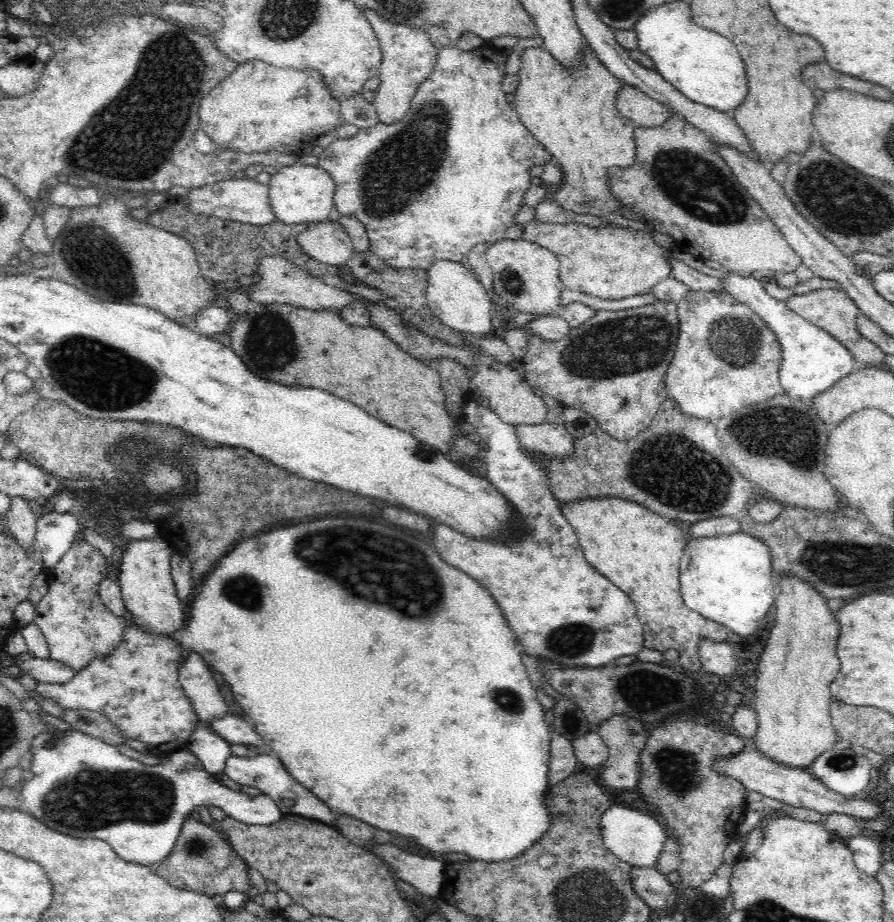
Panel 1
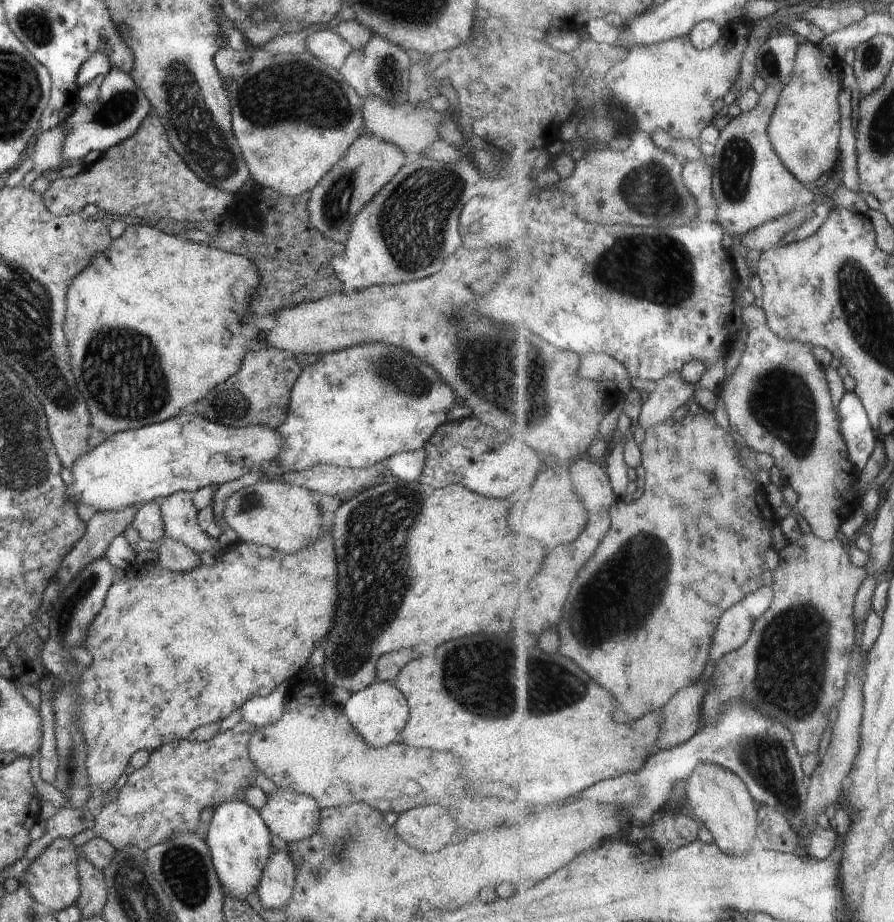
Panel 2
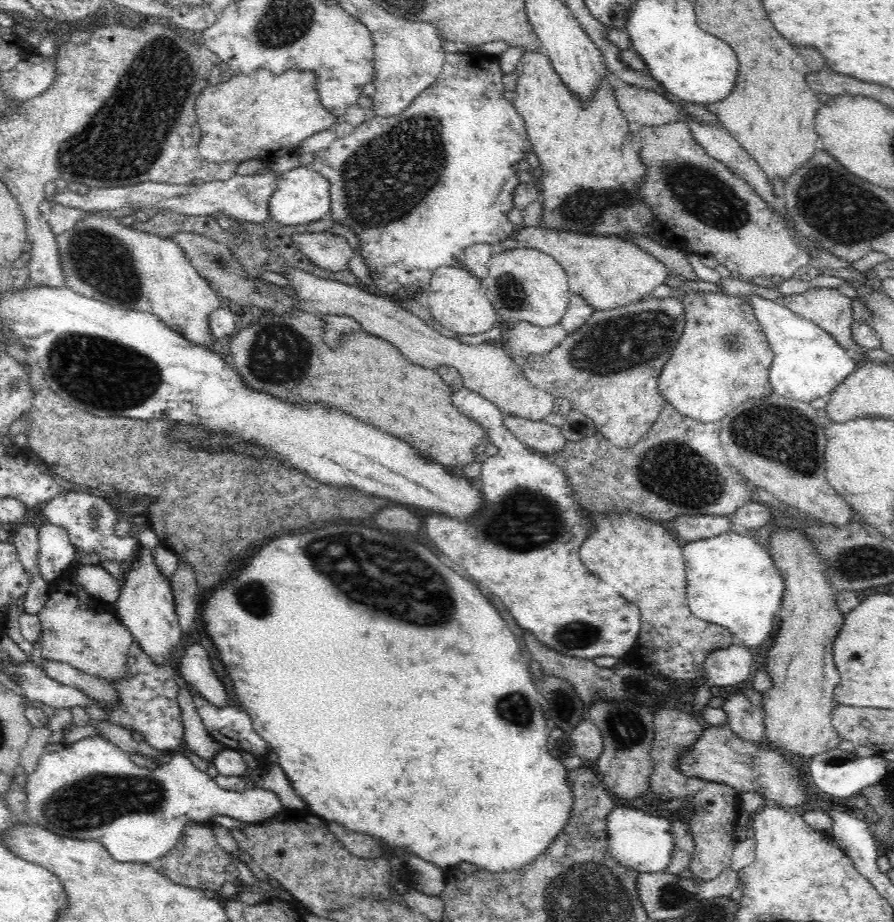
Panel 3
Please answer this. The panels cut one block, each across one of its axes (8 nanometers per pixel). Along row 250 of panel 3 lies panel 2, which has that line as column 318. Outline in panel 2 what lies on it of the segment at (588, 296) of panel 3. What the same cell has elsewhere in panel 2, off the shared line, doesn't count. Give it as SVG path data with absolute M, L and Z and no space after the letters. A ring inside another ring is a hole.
M330 532L323 533L323 536L315 541L313 545L302 549L297 553L283 553L279 550L270 548L266 545L257 545L249 542L241 541L231 548L226 549L222 552L221 557L216 558L216 562L214 566L208 567L201 563L198 568L194 570L185 572L185 573L173 573L165 568L162 568L157 562L152 562L152 564L138 564L138 558L136 558L136 562L130 566L130 568L126 568L126 574L119 573L117 579L112 583L112 586L108 589L102 610L95 616L95 619L91 622L91 625L88 629L87 640L85 641L84 648L88 648L90 652L92 652L92 656L94 656L94 664L84 672L84 676L82 676L82 682L78 684L78 690L80 690L80 708L82 708L82 718L84 720L79 720L81 731L83 732L86 744L87 744L87 757L85 760L85 765L87 768L87 779L91 784L91 792L106 792L108 790L113 789L118 784L125 779L124 770L126 770L126 766L128 766L131 756L138 751L153 751L157 748L160 748L162 745L172 741L179 741L182 739L188 739L191 732L194 732L196 728L200 728L200 726L206 726L206 724L212 724L212 722L218 722L218 720L224 720L226 716L228 716L231 712L234 712L236 709L240 709L241 706L251 697L251 696L259 696L265 697L268 696L278 684L282 684L291 676L294 676L300 670L304 670L309 662L310 655L314 652L315 644L322 644L327 639L328 634L330 634L330 628L332 628L332 622L334 622L334 616L336 616L336 608L338 608L338 592L336 592L336 576L338 576L338 568L336 568L336 555L333 547L333 538Z

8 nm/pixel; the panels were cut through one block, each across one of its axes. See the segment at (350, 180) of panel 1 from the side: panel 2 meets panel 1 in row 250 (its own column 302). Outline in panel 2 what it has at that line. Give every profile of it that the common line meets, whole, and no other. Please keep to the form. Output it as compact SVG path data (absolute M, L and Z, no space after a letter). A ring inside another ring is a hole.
M362 343L335 353L324 353L320 360L306 366L294 383L290 393L287 418L276 428L283 438L283 450L279 452L276 461L280 461L280 464L286 466L286 468L292 468L290 471L305 471L307 468L316 465L330 465L345 469L365 469L376 463L384 462L396 453L424 449L425 444L430 440L438 426L448 422L447 412L456 405L456 398L455 392L452 392L440 380L440 375L434 372L431 366L399 348L384 343Z

